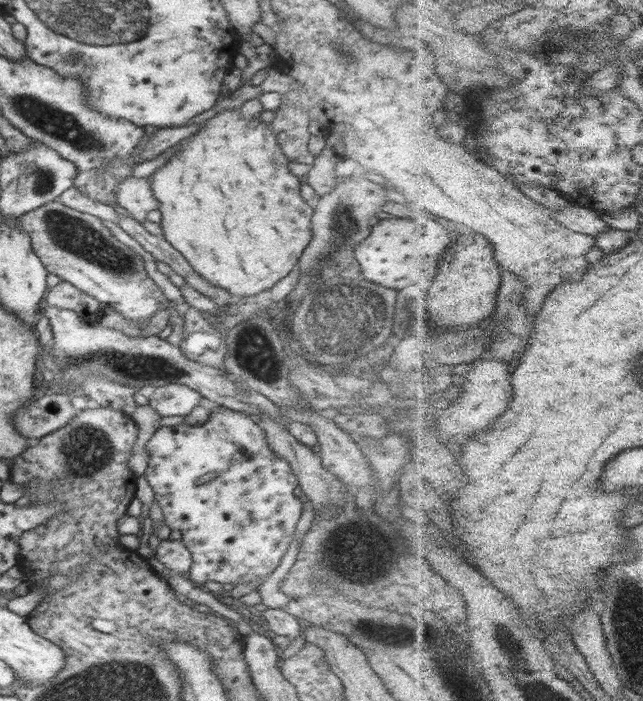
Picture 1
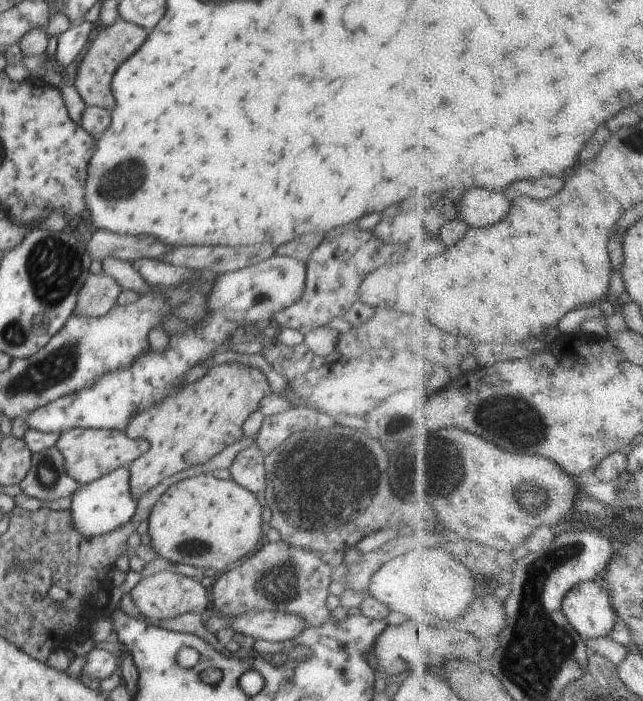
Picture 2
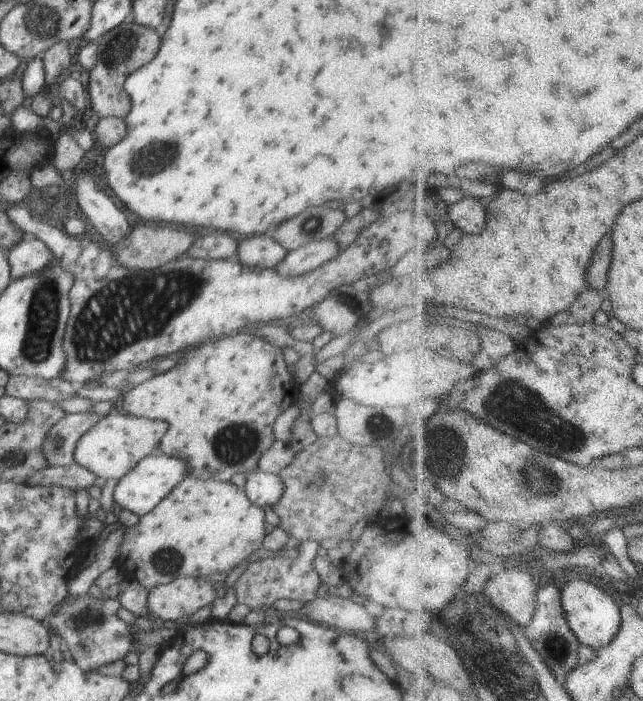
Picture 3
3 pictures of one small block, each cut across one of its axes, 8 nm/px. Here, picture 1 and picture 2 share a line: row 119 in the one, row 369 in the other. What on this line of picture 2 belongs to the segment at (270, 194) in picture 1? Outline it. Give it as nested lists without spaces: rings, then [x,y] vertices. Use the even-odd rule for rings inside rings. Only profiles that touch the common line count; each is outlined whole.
[[[237,363],[214,364],[200,380],[187,384],[178,394],[166,398],[166,402],[150,408],[150,412],[134,416],[128,422],[124,432],[130,438],[146,438],[150,442],[150,450],[133,460],[128,466],[132,496],[139,499],[168,477],[192,466],[205,464],[227,446],[241,440],[242,424],[251,413],[258,410],[262,398],[270,396],[271,393],[270,383],[260,368]]]

